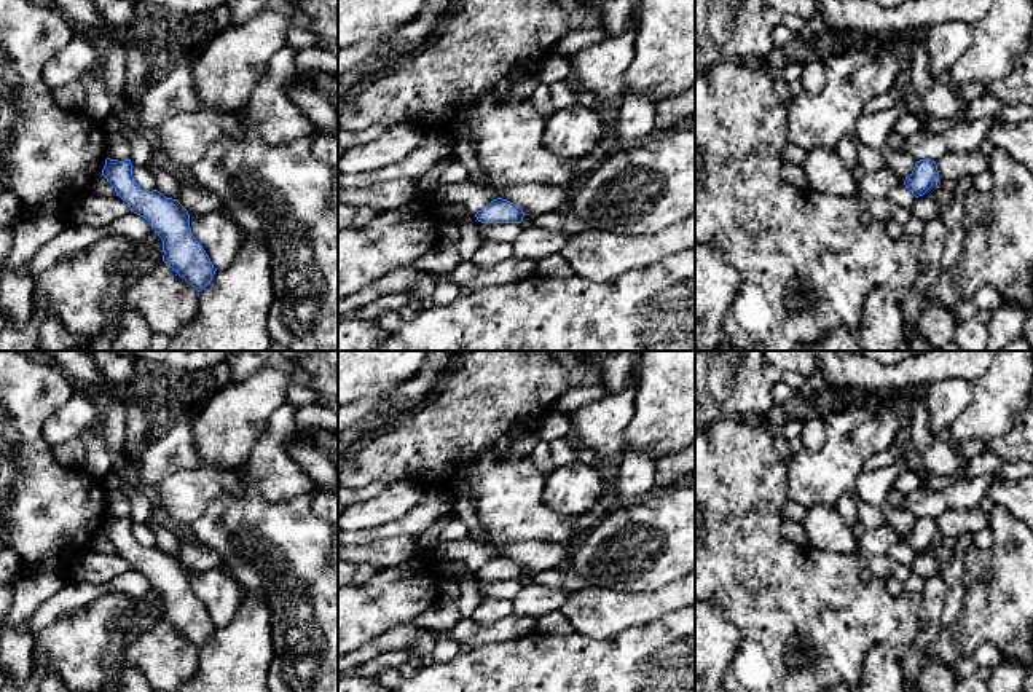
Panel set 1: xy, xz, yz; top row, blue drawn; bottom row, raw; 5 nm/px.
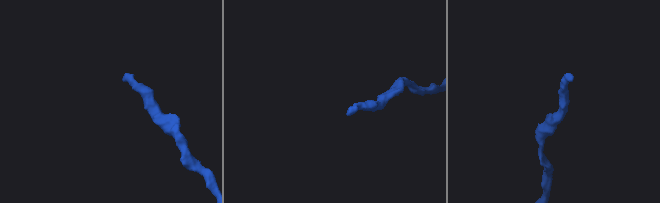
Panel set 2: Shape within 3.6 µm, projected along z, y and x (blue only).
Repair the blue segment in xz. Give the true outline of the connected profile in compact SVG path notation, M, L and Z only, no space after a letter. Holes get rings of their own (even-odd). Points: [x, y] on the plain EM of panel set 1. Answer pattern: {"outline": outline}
{"outline": "M497 555L475 571L481 580L521 580L523 568L513 560Z"}

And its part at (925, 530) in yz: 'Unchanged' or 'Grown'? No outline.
Unchanged

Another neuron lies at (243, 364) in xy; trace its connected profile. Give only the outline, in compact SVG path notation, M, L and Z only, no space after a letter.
M234 351L223 364L230 368L230 383L244 381L263 367L277 351Z

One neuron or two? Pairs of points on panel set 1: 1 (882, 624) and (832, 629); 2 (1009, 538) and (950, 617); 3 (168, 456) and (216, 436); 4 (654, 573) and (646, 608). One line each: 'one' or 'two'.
1: one
2: two
3: two
4: two

